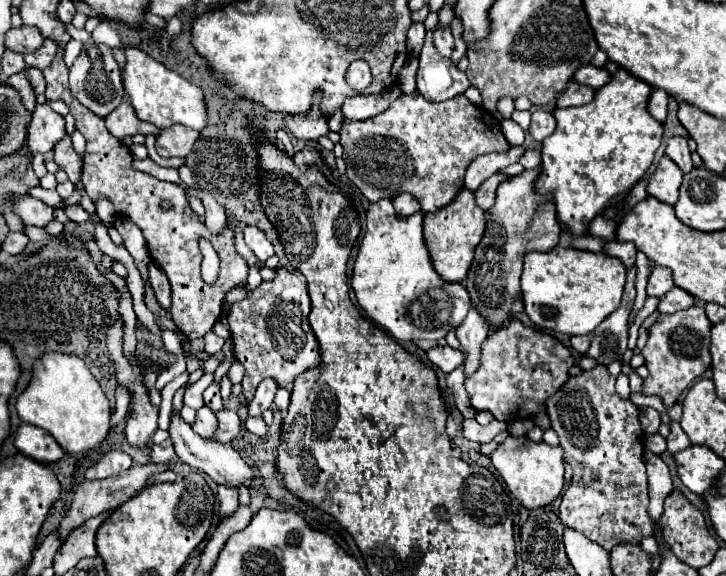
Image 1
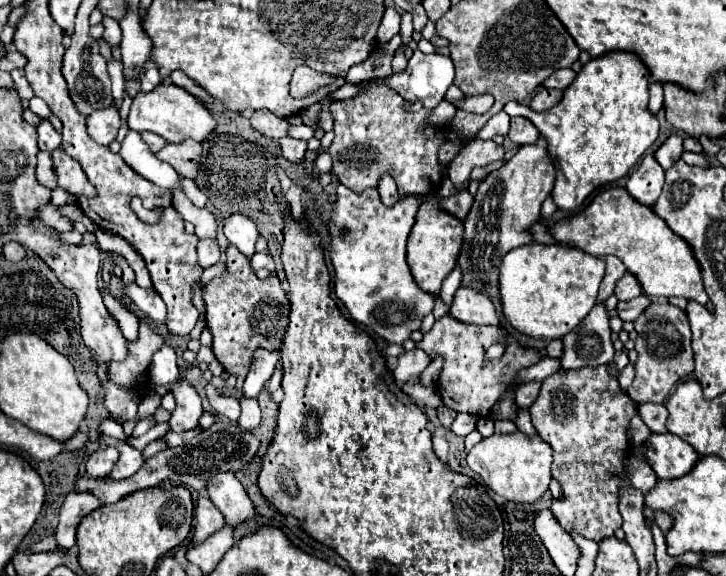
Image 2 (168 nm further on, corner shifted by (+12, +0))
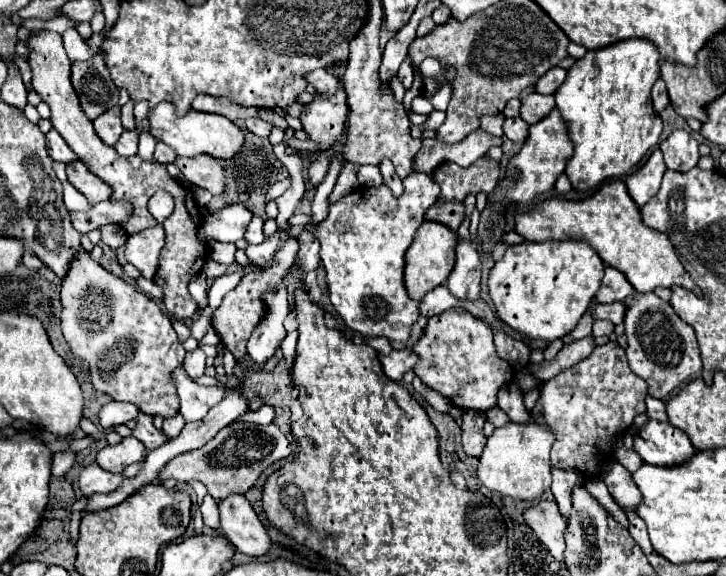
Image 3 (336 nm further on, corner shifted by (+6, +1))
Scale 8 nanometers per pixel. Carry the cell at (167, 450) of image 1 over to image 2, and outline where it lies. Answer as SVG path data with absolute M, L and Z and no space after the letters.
M101 436L99 441L105 443L106 446L116 446L120 450L120 460L118 460L116 468L112 470L110 478L116 478L116 480L118 478L128 478L128 476L132 476L146 462L144 456L142 456L142 450L138 450L138 448L126 444L122 440L114 440L114 438L108 438L108 436Z

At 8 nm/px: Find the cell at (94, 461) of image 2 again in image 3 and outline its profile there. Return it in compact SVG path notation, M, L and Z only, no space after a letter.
M125 437L121 443L114 445L114 447L104 447L96 461L102 469L110 471L110 473L122 473L124 467L136 463L136 461L142 461L146 457L146 447L134 439L134 437Z

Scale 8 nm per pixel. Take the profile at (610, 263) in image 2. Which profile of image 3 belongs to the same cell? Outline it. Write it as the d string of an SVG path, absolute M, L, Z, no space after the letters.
M584 313L584 317L580 319L580 323L578 323L568 335L564 335L562 341L564 341L564 343L570 343L570 339L582 339L582 337L590 335L590 333L592 333L592 323L594 323L594 319Z

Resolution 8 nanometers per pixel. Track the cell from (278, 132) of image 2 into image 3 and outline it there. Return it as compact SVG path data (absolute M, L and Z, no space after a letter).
M258 117L246 119L246 121L244 121L244 127L246 127L250 133L258 135L258 137L268 137L268 135L270 135L270 129L272 129L270 123L266 123L266 121L258 119Z

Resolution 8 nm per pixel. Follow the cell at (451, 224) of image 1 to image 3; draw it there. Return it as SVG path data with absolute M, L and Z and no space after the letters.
M424 221L418 227L416 237L414 237L412 245L406 251L406 265L404 265L406 291L414 301L420 301L428 291L442 285L448 279L448 275L450 275L450 271L456 263L454 249L456 249L456 233L446 229L446 225Z

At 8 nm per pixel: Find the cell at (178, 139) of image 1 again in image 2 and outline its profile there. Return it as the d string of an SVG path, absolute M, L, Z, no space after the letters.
M184 140L180 144L166 144L156 156L168 162L176 172L184 174L186 178L196 178L200 166L200 144L196 140Z

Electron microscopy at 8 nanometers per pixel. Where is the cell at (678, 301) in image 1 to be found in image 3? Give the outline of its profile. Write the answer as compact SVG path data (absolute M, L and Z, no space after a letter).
M590 303L590 307L588 307L588 313L590 313L594 319L608 319L608 321L612 321L614 325L622 323L624 311L626 311L626 305L624 305L624 303L614 303L614 305Z

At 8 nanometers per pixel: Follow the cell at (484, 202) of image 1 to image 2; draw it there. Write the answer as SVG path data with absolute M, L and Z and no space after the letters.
M462 190L462 192L456 192L456 194L448 196L448 198L444 198L444 200L440 202L440 206L442 206L446 212L450 212L450 214L458 216L460 220L464 220L466 214L468 214L468 210L472 208L472 200L474 200L474 196L472 196L468 190Z

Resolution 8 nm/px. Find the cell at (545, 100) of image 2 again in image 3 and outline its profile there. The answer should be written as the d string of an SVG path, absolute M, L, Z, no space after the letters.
M530 93L528 97L520 99L522 101L522 107L520 107L520 117L532 125L532 123L538 123L540 119L544 119L552 107L556 105L554 103L554 95L540 95L540 93Z

